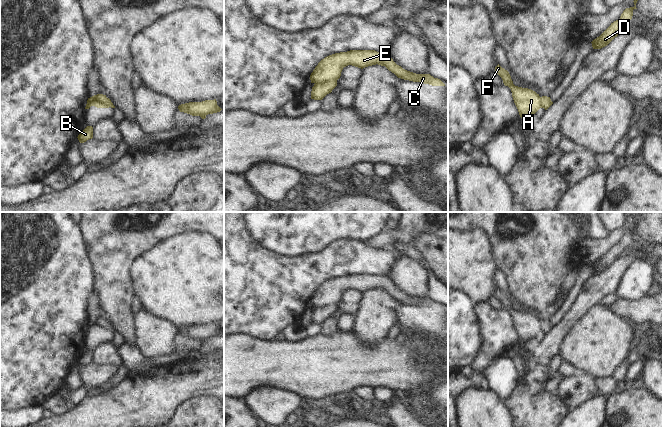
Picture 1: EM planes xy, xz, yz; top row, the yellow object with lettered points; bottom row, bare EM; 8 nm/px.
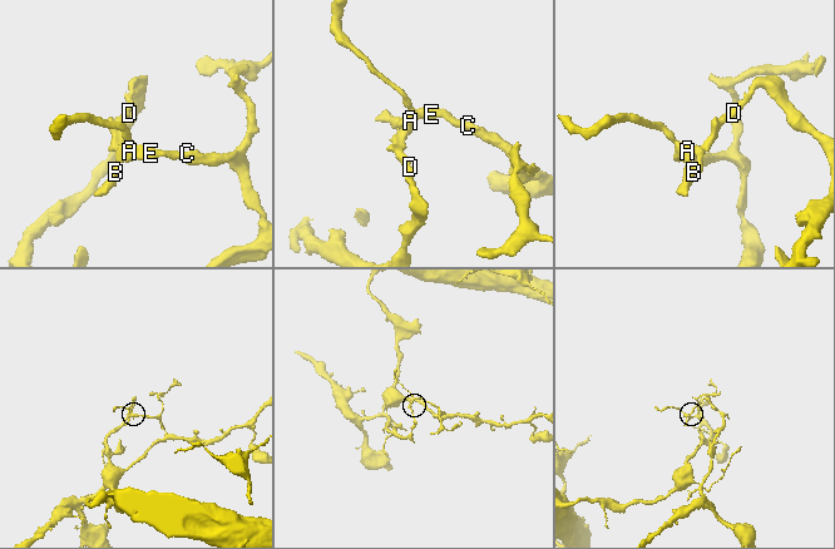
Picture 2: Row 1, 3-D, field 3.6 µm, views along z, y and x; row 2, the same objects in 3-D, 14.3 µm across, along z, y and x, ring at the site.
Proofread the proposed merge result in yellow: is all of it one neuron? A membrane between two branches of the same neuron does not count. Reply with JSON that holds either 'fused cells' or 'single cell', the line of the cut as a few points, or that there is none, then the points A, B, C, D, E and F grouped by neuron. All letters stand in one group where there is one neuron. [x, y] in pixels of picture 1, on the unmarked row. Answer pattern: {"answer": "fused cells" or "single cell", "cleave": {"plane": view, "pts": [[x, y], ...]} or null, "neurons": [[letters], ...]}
{"answer": "fused cells", "cleave": {"plane": "xz", "pts": [[336, 304], [315, 307]]}, "neurons": [["A", "C", "E", "F"], ["B", "D"]]}

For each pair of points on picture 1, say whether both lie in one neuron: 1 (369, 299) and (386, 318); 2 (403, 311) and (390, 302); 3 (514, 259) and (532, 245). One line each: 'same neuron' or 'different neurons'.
1: same neuron
2: different neurons
3: same neuron

